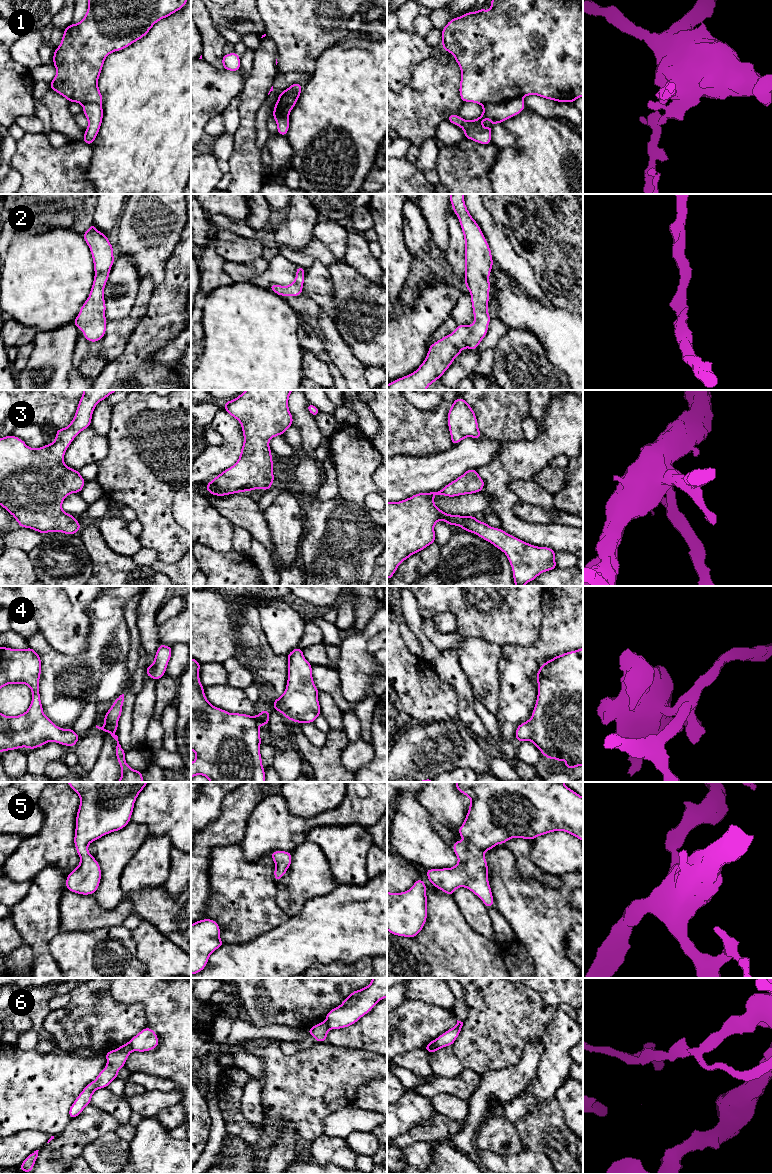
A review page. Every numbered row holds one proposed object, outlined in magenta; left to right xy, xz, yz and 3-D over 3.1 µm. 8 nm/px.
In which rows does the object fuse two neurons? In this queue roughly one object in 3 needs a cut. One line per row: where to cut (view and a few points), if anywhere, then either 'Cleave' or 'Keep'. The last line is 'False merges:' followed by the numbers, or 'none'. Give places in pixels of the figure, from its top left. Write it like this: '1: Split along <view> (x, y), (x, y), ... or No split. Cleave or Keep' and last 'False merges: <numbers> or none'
1: Split along yz (522, 97), (482, 105). Cleave
2: No split. Keep
3: No split. Keep
4: No split. Keep
5: No split. Keep
6: Split along yz (436, 1039), (429, 1052). Cleave
False merges: 1, 6

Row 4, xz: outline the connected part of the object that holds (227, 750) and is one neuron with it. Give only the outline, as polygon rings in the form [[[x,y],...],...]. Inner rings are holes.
[[[191,658],[191,750],[196,753],[191,763],[191,779],[203,775],[210,782],[266,782],[260,754],[261,737],[259,727],[268,725],[270,712],[263,709],[256,716],[241,713],[229,713],[213,706],[206,698],[204,687],[199,678],[200,663]]]

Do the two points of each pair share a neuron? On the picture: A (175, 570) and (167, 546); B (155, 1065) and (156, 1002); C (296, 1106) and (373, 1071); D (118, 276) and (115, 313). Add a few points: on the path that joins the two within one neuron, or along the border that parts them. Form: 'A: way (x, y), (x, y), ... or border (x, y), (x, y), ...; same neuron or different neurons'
A: border (180, 558), (174, 562), (158, 560); different neurons
B: way (165, 1049), (165, 1018); same neuron
C: way (315, 1087), (324, 1078), (339, 1071), (354, 1071); same neuron
D: way (128, 281), (130, 297), (124, 303); same neuron

